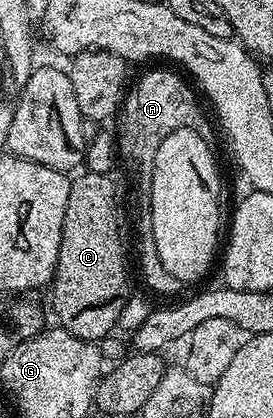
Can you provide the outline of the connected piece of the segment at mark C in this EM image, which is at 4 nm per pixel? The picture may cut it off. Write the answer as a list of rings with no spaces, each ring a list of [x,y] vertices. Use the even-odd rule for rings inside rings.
[[[85,170],[84,175],[75,176],[70,185],[70,197],[66,200],[66,217],[62,217],[62,245],[58,249],[58,265],[56,266],[55,276],[50,284],[50,292],[52,291],[52,311],[56,314],[55,321],[61,328],[69,331],[74,337],[100,341],[103,335],[108,335],[112,330],[116,331],[120,316],[124,313],[124,307],[127,305],[128,294],[128,251],[130,255],[130,247],[124,244],[124,207],[120,204],[120,191],[116,188],[116,183],[112,180],[111,174],[103,175],[102,173],[94,173]]]

